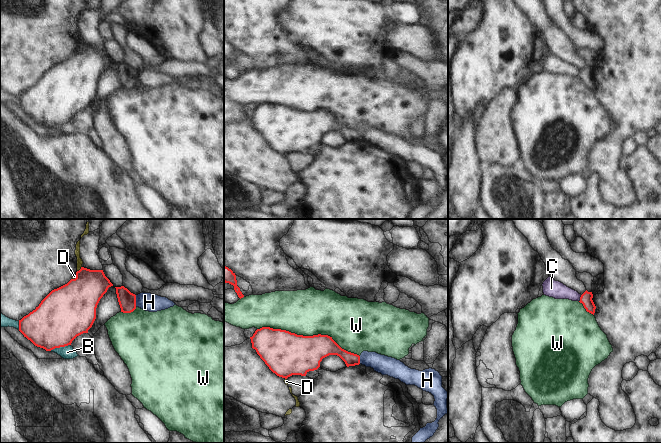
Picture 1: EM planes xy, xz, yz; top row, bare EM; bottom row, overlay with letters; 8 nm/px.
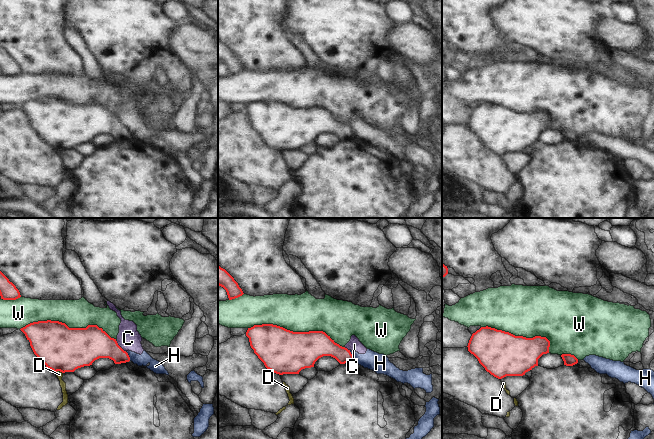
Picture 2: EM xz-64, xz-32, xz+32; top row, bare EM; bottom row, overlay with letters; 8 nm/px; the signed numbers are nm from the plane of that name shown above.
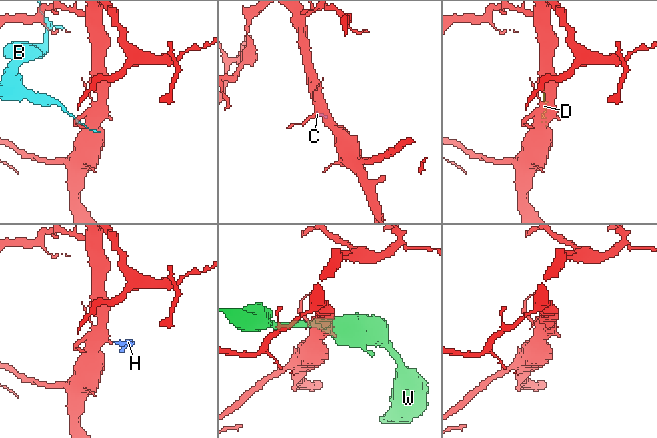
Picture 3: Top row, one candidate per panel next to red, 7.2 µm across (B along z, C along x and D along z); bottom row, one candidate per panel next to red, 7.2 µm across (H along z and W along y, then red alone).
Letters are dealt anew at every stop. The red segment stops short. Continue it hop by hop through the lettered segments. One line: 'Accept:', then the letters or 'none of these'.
Accept: none of these

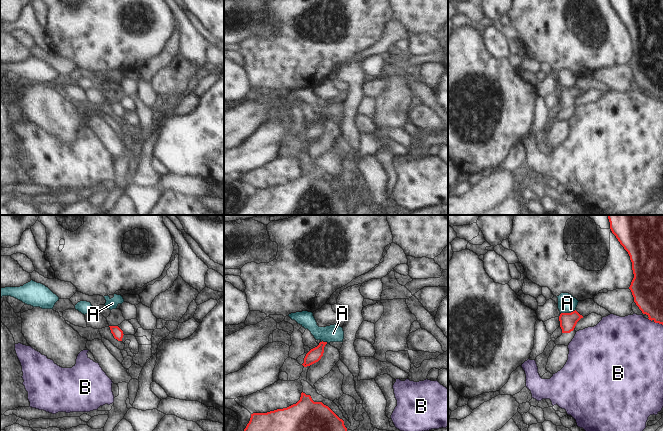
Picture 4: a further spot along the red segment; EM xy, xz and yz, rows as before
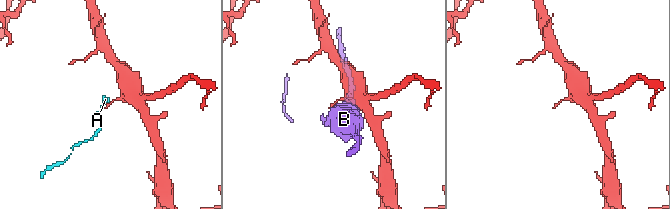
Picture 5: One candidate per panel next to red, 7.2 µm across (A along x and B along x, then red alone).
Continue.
Accept: none of these

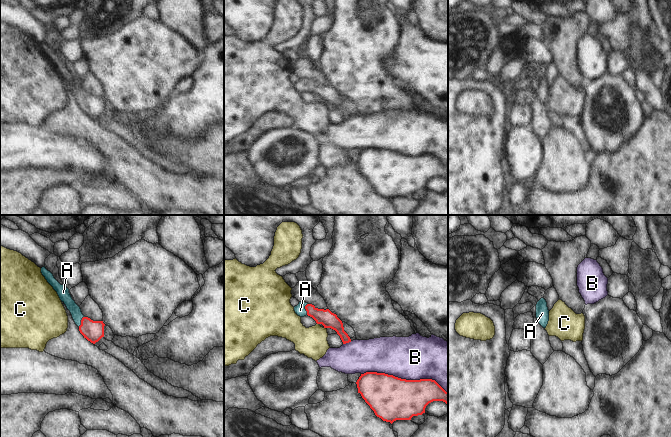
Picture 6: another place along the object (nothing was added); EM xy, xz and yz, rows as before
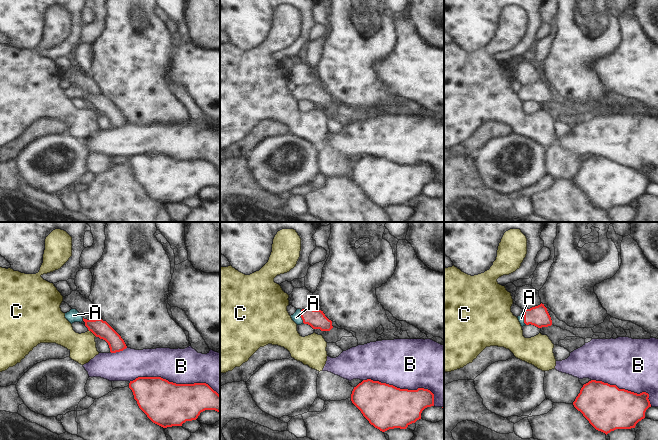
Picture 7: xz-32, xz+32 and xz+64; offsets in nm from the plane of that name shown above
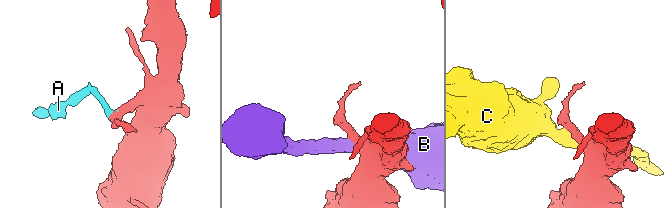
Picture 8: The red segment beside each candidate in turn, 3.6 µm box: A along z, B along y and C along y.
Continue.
Accept: A

